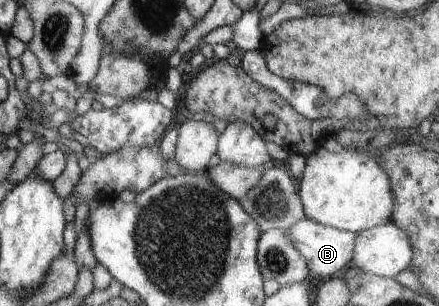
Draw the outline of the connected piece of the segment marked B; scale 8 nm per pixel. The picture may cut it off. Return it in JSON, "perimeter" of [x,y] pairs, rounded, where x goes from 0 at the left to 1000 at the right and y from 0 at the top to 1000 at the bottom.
{"perimeter":[[[686,716],[667,742],[658,742],[658,781],[681,814],[681,827],[699,853],[706,912],[713,922],[729,922],[774,899],[784,882],[802,869],[802,833],[809,820],[809,781],[813,761],[788,752],[772,752],[752,739],[729,735],[708,716]]]}

